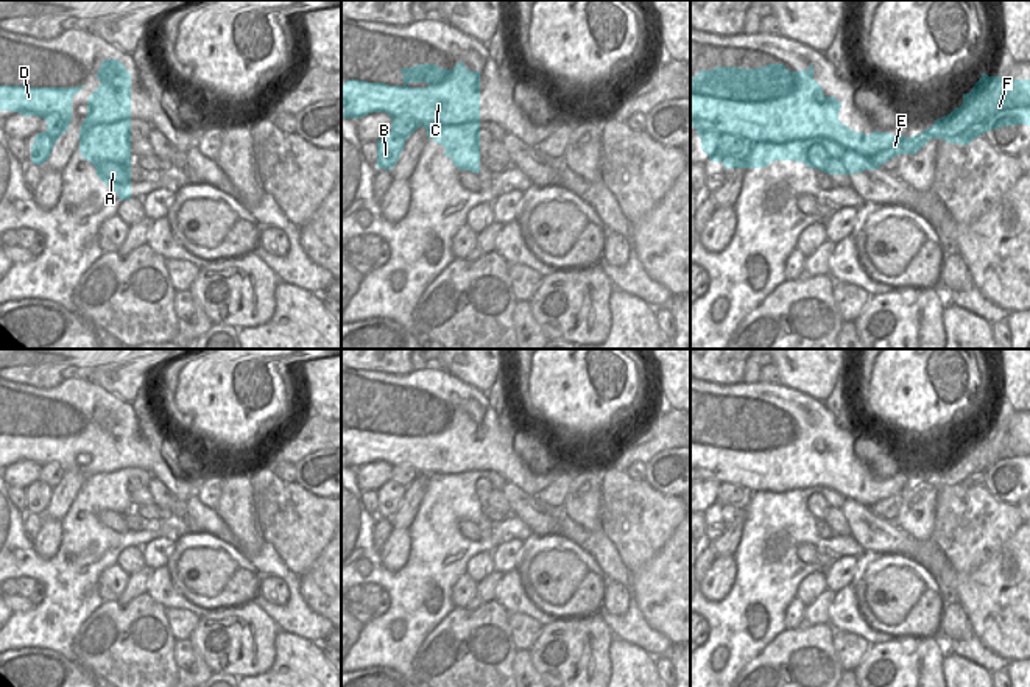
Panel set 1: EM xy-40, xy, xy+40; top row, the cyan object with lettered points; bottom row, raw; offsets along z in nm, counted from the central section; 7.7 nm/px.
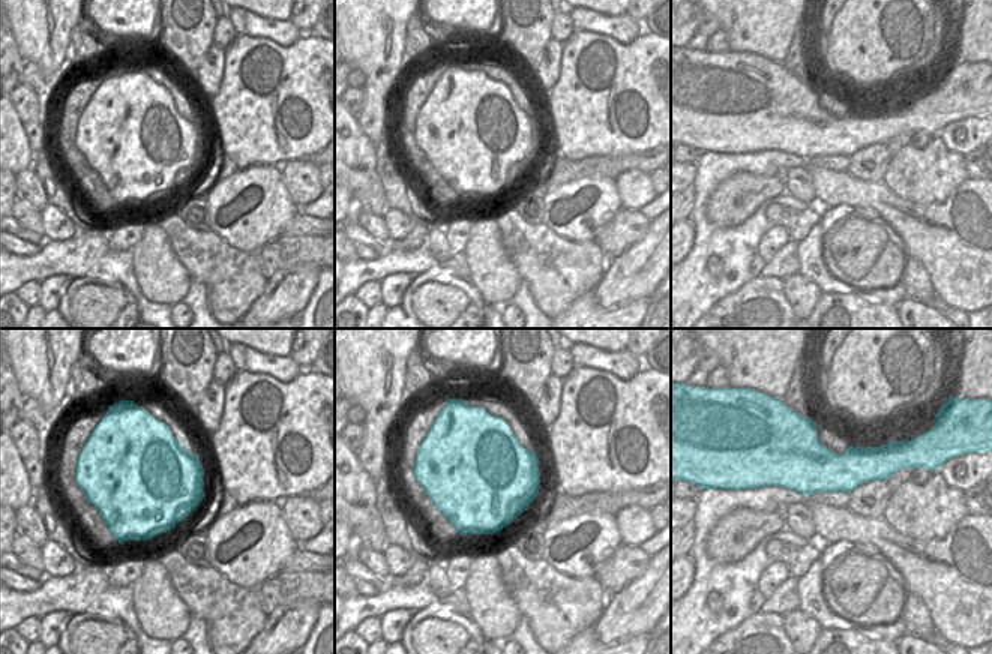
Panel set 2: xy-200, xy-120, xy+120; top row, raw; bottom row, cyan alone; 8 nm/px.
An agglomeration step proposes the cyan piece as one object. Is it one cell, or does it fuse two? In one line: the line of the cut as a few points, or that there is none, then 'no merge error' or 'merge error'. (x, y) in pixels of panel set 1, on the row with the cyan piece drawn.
cut xy (479, 119), (463, 125), (432, 125), (427, 130); merge error

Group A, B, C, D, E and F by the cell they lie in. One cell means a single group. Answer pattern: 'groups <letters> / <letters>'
groups A / B C D E F

